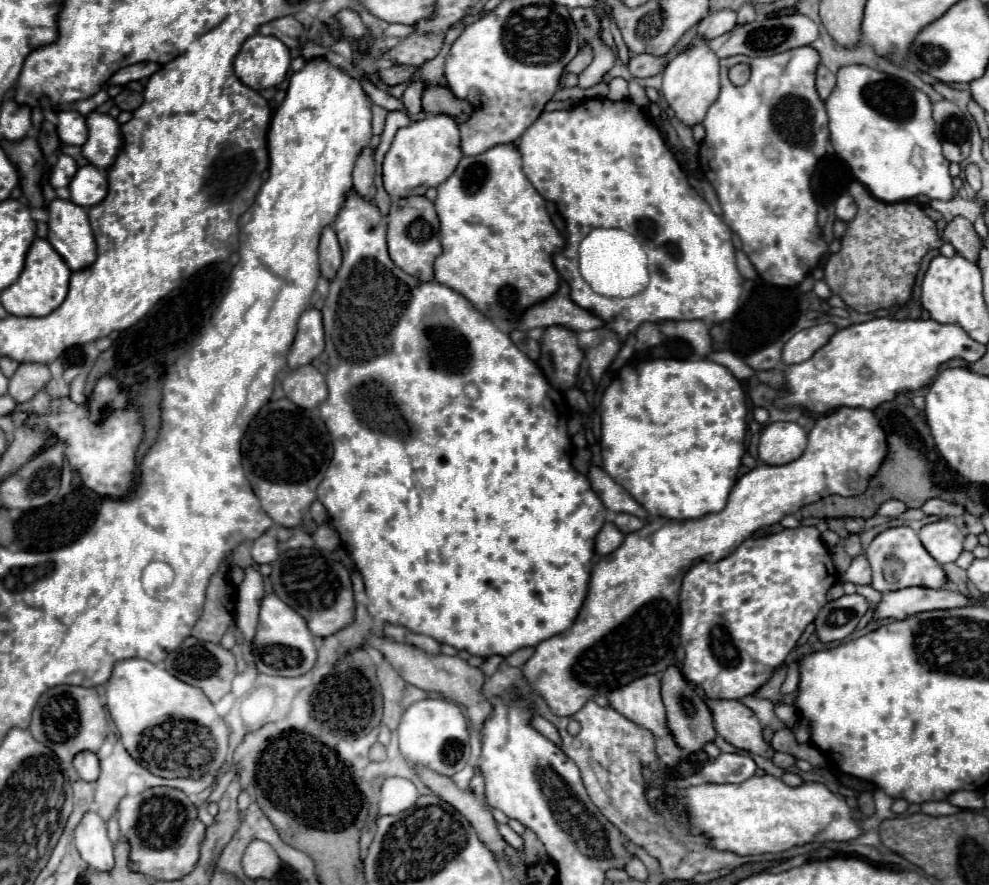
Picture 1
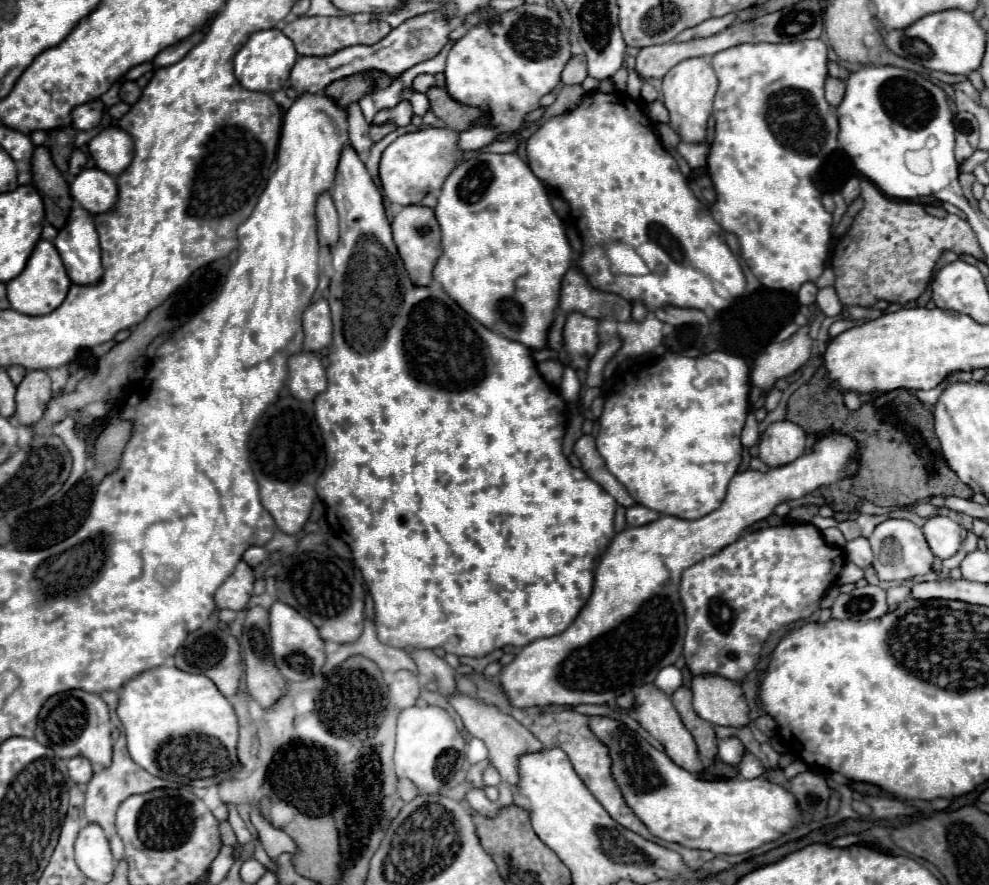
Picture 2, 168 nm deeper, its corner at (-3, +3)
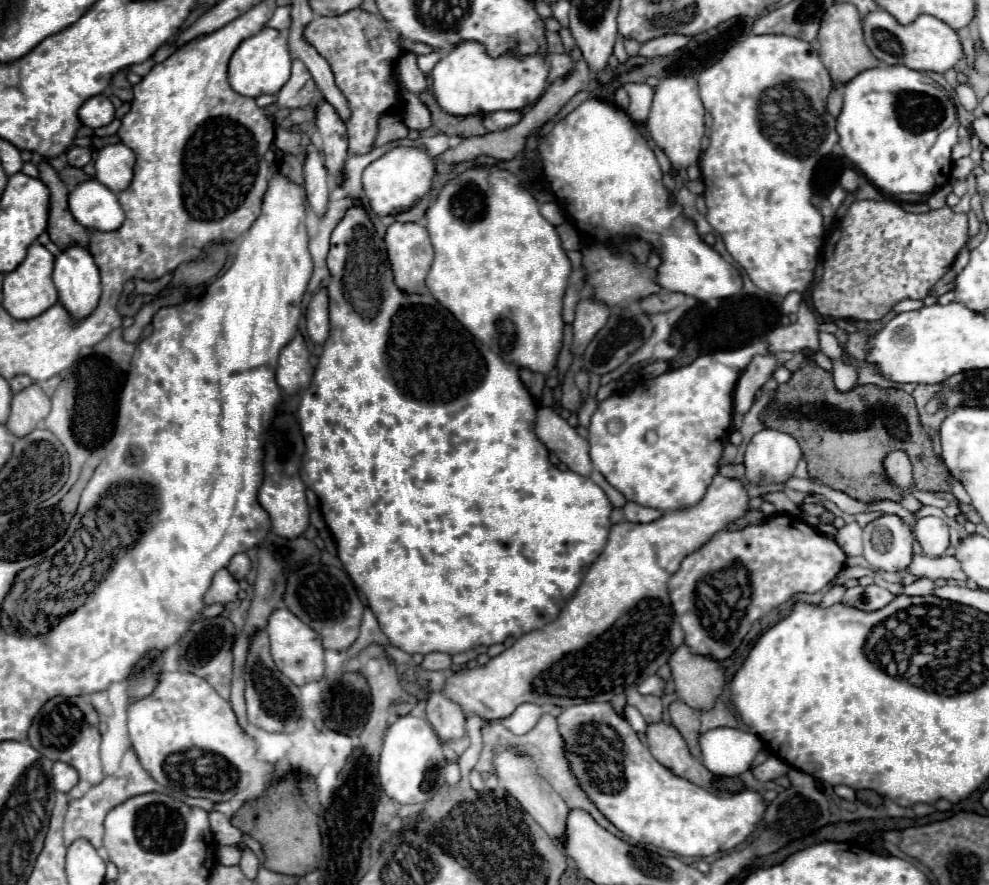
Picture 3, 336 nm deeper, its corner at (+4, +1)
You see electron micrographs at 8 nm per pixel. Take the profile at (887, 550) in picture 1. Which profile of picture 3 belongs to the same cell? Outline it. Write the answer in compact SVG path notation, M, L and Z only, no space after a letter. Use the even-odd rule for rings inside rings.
M882 514L864 528L864 558L876 570L904 572L912 558L912 528L894 514Z

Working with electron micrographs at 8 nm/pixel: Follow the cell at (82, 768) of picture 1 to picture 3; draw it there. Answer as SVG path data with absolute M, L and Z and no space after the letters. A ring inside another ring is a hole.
M54 762L52 784L58 792L70 792L78 784L78 772L72 766L66 766L66 762Z

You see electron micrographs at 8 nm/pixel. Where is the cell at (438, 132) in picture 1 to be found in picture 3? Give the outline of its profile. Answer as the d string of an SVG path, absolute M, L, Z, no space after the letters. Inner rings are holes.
M392 148L382 158L374 160L362 174L362 188L368 198L370 210L382 218L388 214L400 214L404 210L410 210L422 196L430 192L434 176L434 160L418 148Z

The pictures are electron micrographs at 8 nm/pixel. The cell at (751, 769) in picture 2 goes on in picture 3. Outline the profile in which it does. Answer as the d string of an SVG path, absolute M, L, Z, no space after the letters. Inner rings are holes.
M768 756L768 760L756 768L752 768L752 774L760 780L760 782L770 782L770 780L776 780L780 776L786 776L788 772L788 764L782 762L778 756Z

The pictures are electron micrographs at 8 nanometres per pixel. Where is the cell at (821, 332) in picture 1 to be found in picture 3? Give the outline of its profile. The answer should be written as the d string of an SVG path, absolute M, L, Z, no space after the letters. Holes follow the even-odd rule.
M772 354L768 356L754 356L750 366L742 372L742 376L736 382L734 388L734 412L736 414L746 414L752 406L754 392L766 384L766 380L774 374L776 370L776 360Z

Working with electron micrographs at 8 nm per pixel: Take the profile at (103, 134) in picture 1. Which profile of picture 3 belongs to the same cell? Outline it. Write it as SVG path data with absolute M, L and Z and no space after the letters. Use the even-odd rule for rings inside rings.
M110 144L100 148L96 160L96 180L112 192L122 192L132 182L132 168L136 154L124 144Z

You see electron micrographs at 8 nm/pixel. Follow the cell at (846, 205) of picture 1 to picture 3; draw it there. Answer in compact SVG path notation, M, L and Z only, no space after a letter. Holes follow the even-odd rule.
M846 168L844 174L842 174L842 178L840 178L842 188L846 188L846 190L852 192L852 190L858 188L858 182L860 182L860 172L856 168Z

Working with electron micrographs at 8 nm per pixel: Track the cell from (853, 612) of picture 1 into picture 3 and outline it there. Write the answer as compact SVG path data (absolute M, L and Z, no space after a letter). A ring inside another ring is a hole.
M854 586L846 590L842 602L848 606L856 606L860 610L872 612L872 610L884 608L892 600L894 600L894 594L890 594L882 586Z

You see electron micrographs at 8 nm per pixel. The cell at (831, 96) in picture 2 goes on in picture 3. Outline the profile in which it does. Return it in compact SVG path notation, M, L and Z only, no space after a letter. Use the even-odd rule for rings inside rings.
M834 88L834 90L830 92L826 108L828 108L828 112L830 112L832 116L838 116L838 114L840 114L840 110L842 110L842 88Z

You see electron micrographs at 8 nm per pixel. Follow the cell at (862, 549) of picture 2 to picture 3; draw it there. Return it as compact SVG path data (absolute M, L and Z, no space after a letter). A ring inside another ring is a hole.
M848 522L836 532L836 542L842 546L842 550L848 556L860 556L862 554L862 528L858 522Z

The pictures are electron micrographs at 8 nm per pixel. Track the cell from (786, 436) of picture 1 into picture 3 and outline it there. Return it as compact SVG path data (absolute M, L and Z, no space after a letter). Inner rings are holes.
M760 430L746 446L746 480L754 486L786 482L802 458L798 442L778 430Z

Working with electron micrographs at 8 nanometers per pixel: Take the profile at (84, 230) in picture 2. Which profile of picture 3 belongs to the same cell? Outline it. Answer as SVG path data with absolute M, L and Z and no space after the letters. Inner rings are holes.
M72 246L68 250L64 250L58 258L56 258L56 266L54 266L54 286L58 290L58 302L66 308L66 312L70 314L70 318L74 322L80 322L84 318L88 318L94 308L98 306L100 300L100 274L98 274L98 266L94 264L94 258L90 256L88 250L80 248L80 246Z

